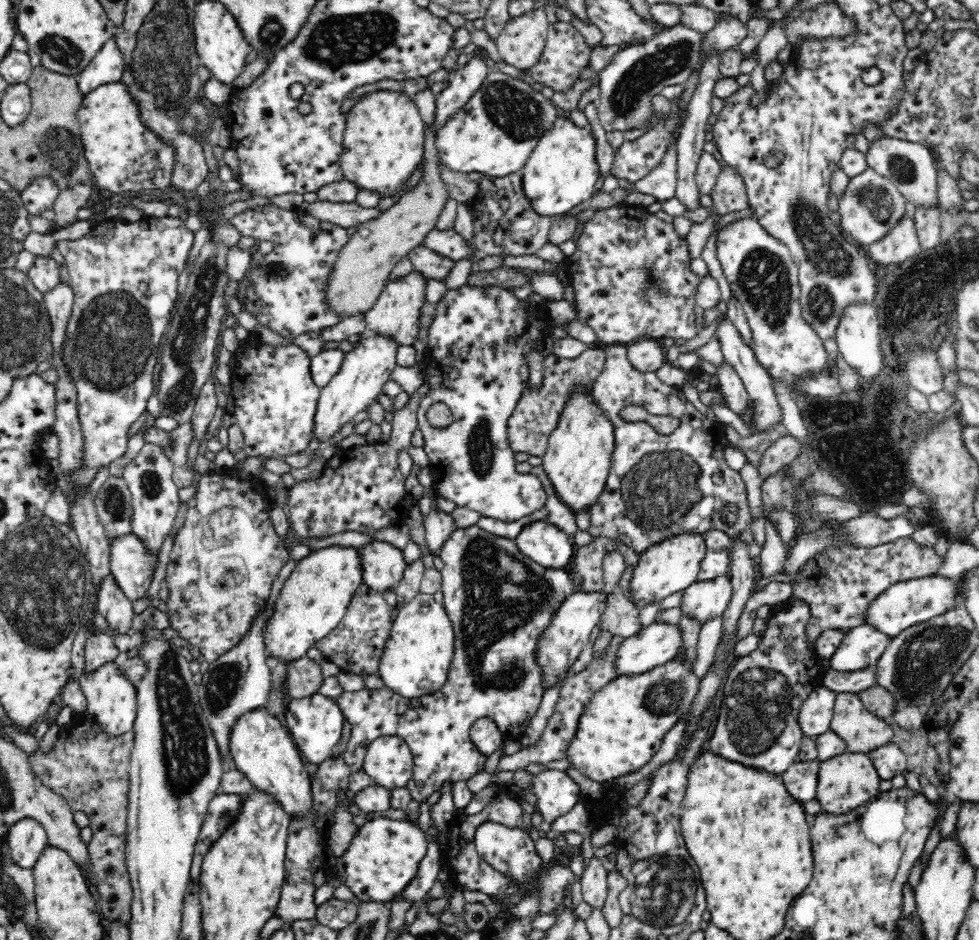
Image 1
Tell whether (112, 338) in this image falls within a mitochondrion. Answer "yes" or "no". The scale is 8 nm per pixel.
yes

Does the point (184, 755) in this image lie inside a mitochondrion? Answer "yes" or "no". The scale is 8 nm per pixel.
yes

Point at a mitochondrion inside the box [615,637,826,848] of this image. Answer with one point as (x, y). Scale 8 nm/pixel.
(759, 702)

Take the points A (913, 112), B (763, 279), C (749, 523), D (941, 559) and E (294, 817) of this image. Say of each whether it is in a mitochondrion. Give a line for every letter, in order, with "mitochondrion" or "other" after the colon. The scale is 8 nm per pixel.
A: other
B: mitochondrion
C: other
D: other
E: other

